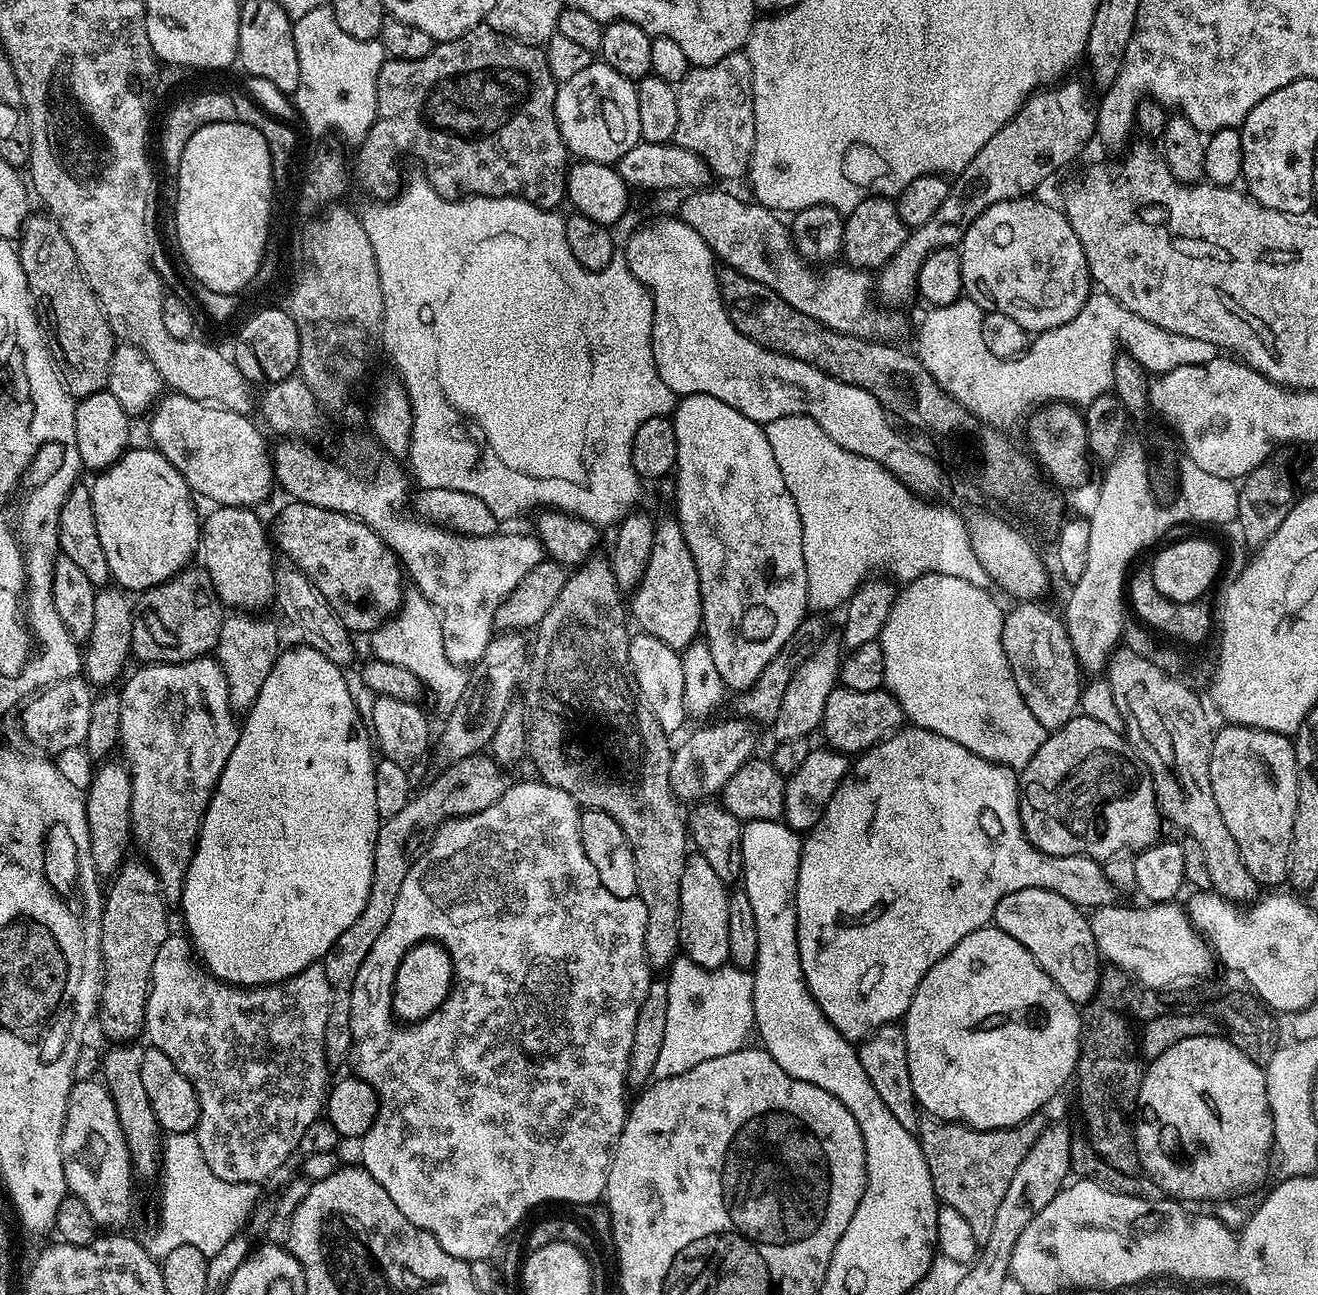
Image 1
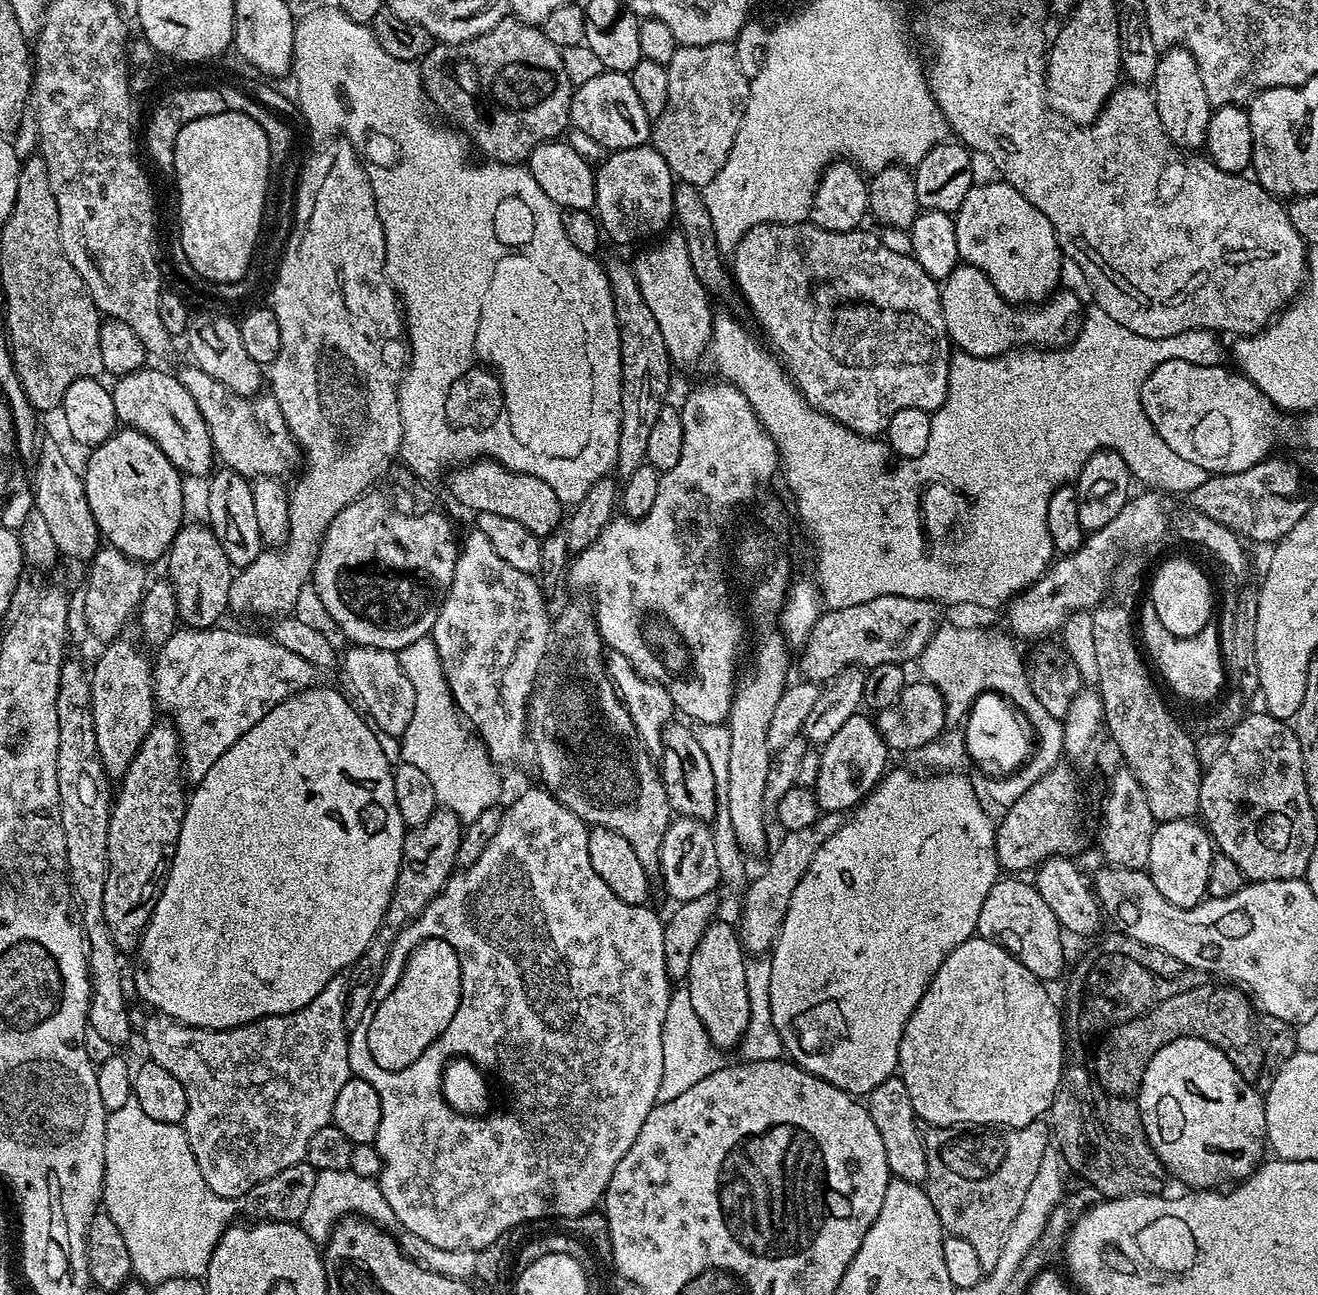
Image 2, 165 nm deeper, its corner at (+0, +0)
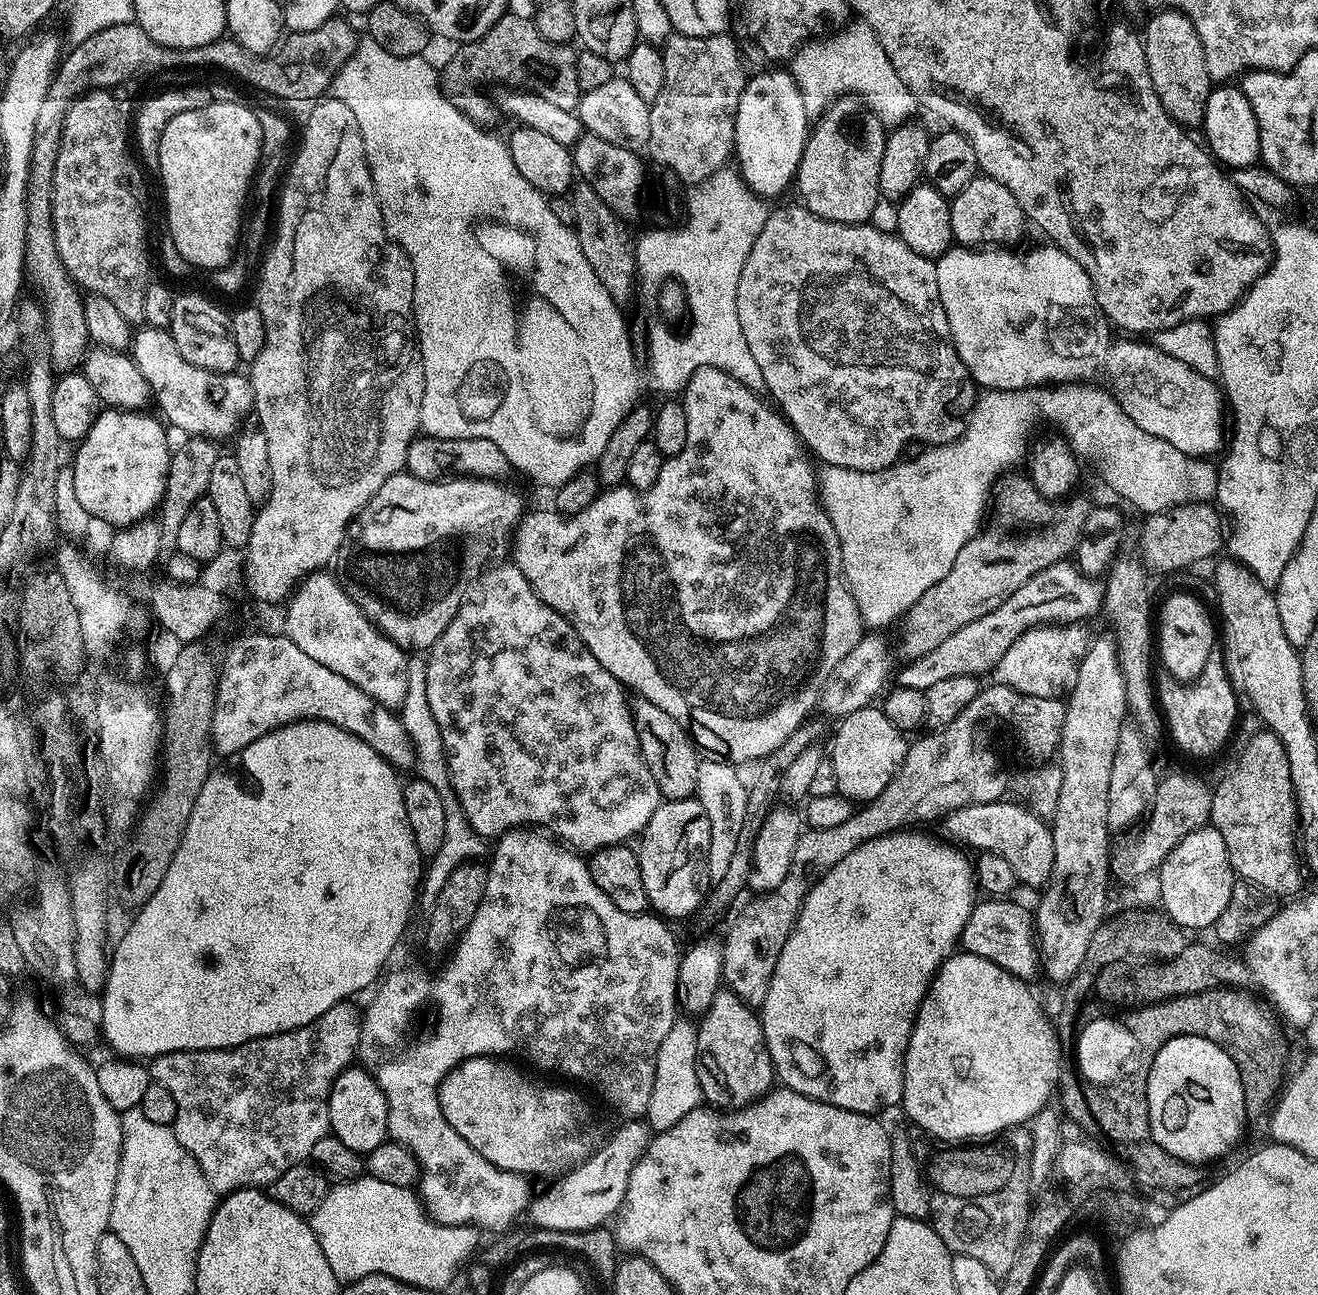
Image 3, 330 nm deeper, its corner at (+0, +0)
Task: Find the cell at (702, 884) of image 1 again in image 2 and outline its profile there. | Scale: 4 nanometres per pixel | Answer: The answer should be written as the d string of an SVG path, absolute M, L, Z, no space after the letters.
M712 922L702 934L701 941L698 942L696 953L690 960L689 972L686 977L686 987L689 992L691 1005L701 1019L702 1026L705 1027L706 1034L709 1036L713 1045L720 1044L739 1045L747 1024L750 1022L750 997L747 994L746 986L746 953L744 946L740 942L739 935L728 924L718 924Z

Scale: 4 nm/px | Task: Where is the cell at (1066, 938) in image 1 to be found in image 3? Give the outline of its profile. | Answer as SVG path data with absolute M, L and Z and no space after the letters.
M984 898L984 901L977 903L973 907L970 918L960 935L959 947L965 952L976 954L978 958L986 958L1014 974L1019 980L1031 981L1031 976L1038 972L1038 941L1034 935L1034 920L1020 904L1015 904L1012 898Z

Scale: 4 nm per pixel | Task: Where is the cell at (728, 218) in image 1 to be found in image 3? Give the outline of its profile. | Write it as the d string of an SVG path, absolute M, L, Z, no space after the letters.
M795 203L788 204L785 208L773 207L769 211L762 226L762 234L754 238L754 250L750 250L750 254L744 258L736 291L738 326L742 326L746 346L750 346L750 354L754 354L758 370L762 370L767 395L774 401L775 407L799 434L805 449L817 461L820 459L821 465L829 468L883 472L897 463L905 455L904 447L915 440L924 444L920 446L941 446L959 439L964 434L966 421L978 396L977 393L960 392L969 375L962 358L958 358L958 350L954 350L946 310L940 301L935 263L929 257L914 254L914 250L910 250L910 246L906 246L906 242L902 242L891 231L873 228L871 223L839 224L814 214L803 203Z

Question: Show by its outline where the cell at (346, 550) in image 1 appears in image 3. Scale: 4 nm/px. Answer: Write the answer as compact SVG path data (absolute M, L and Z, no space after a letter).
M407 471L397 472L396 475L391 476L382 486L382 490L378 490L378 494L372 499L371 507L376 508L376 517L372 520L372 529L364 536L364 556L358 557L348 568L348 580L346 579L348 596L363 610L368 620L372 621L385 636L389 636L399 648L405 650L431 649L432 643L442 634L442 630L446 630L446 626L450 626L454 614L458 614L458 610L466 602L466 597L469 595L467 594L468 587L476 579L477 581L481 579L485 571L484 563L488 559L496 560L492 562L504 562L509 559L510 541L513 539L517 524L520 523L526 512L523 498L514 489L507 488L500 480L478 480L466 475L461 475L459 478L423 480L417 476L409 476Z

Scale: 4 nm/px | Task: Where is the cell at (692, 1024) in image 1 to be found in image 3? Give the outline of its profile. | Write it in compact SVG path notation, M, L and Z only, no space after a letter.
M678 1020L658 1048L654 1087L645 1112L646 1122L655 1133L665 1132L699 1107L702 1099L701 1086L697 1080L696 1030L693 1025L691 1027L683 1020Z

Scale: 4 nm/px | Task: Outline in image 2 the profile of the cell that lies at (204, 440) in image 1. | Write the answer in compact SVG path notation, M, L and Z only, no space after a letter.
M145 366L137 372L119 377L111 385L110 391L117 421L154 441L158 450L170 458L181 474L185 477L207 477L213 471L214 451L210 430L202 418L202 410L198 410L194 398L190 398L190 390L182 386L179 375L172 373L171 376L160 368Z

